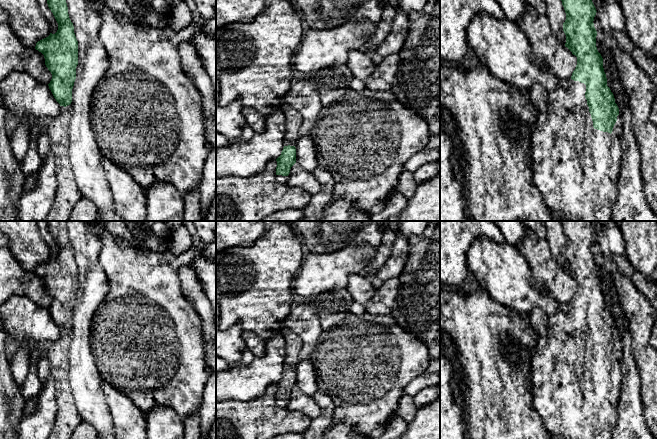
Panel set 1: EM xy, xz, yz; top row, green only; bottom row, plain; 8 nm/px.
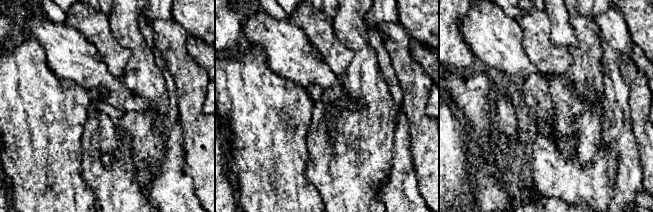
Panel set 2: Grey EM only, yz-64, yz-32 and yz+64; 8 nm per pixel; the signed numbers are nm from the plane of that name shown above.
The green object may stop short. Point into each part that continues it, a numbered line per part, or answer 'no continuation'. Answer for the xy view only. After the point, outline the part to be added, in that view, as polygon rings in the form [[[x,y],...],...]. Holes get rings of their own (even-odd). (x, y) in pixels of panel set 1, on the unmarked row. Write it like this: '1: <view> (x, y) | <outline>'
1: xy (67, 419) | [[[71,328],[61,332],[62,337],[52,343],[47,355],[58,404],[54,426],[48,439],[71,439],[74,430],[82,421],[68,379],[68,345]]]

